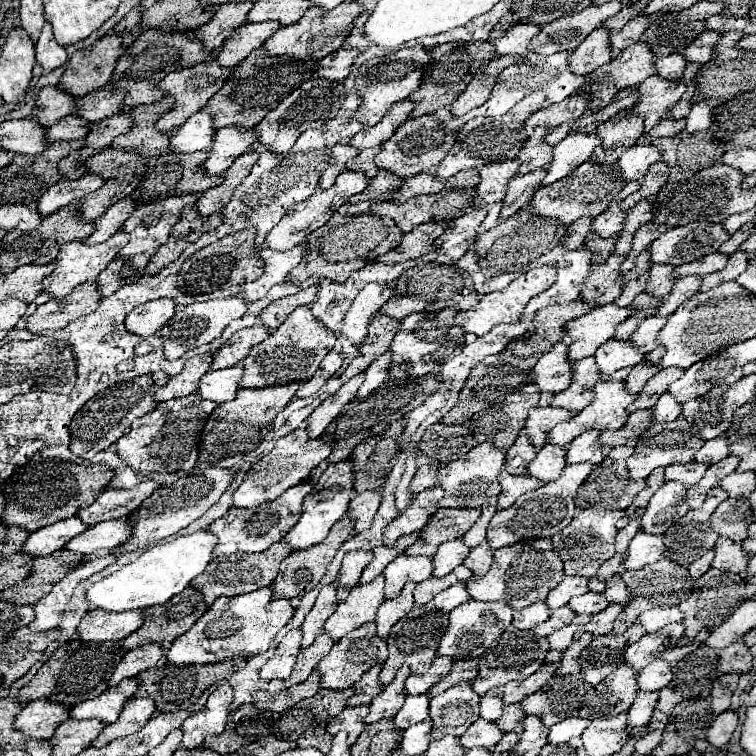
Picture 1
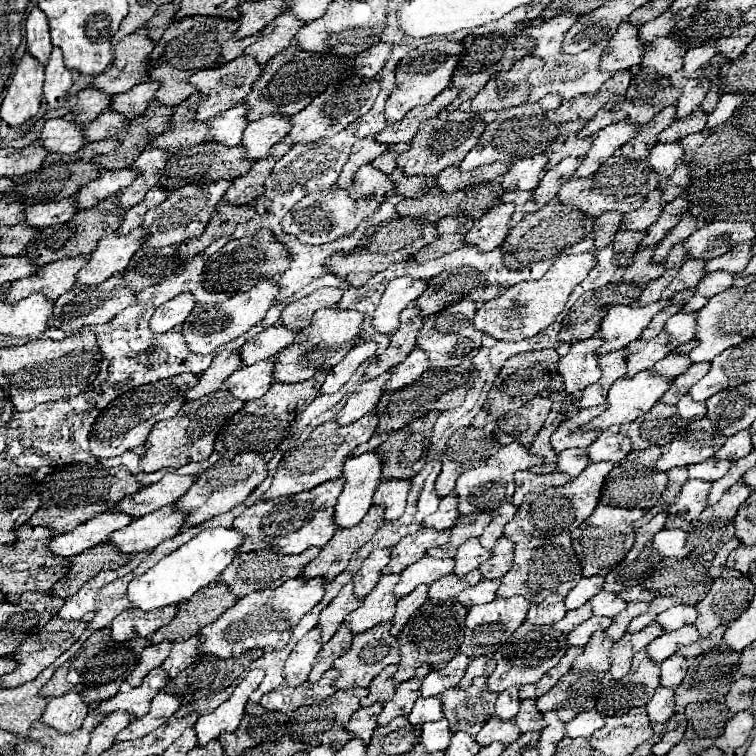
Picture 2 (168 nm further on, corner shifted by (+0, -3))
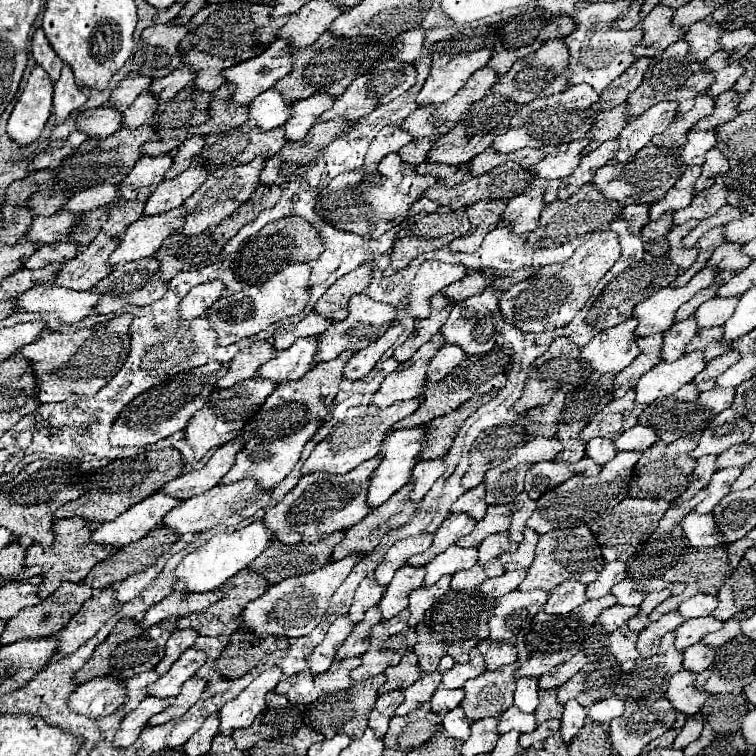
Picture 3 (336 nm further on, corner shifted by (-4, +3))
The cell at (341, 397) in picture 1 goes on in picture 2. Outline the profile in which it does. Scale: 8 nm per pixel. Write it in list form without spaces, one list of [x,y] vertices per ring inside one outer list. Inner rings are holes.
[[[389,372],[377,376],[375,380],[367,380],[361,382],[359,388],[347,396],[345,406],[337,412],[337,422],[339,424],[351,424],[355,420],[359,420],[363,414],[367,414],[369,410],[373,410],[373,406],[377,404],[377,398],[381,394],[381,386],[385,384],[385,380],[389,378]]]

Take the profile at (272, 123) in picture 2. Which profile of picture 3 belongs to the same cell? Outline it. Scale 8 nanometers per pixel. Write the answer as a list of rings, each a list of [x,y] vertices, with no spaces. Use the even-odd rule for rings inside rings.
[[[313,94],[311,98],[297,100],[293,106],[293,116],[285,124],[287,140],[301,140],[307,136],[307,132],[319,122],[319,116],[327,112],[335,102],[335,96],[329,94]]]

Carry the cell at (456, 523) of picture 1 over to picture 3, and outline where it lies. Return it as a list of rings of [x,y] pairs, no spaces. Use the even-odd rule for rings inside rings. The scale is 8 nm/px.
[[[489,506],[485,518],[477,522],[477,526],[471,534],[457,540],[457,546],[463,546],[463,548],[479,546],[489,534],[505,532],[509,528],[509,522],[511,522],[511,508],[509,506]]]

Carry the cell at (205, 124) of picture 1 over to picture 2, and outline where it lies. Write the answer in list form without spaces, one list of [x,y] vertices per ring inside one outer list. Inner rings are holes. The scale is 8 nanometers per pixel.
[[[237,104],[233,108],[221,112],[221,116],[207,120],[211,142],[225,144],[225,146],[237,146],[241,142],[243,128],[249,124],[249,120],[243,118],[245,112],[247,112],[245,106]]]

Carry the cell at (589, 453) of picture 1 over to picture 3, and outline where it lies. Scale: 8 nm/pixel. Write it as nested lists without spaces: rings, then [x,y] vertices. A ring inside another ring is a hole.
[[[633,426],[629,430],[625,430],[617,440],[615,440],[615,448],[617,450],[647,450],[649,446],[653,446],[659,440],[659,432],[655,432],[649,426]]]

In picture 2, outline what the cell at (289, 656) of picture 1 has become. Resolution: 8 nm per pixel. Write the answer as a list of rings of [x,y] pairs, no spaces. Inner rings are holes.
[[[317,628],[309,630],[293,648],[283,666],[283,678],[287,686],[301,686],[313,668],[313,660],[321,650],[321,632]]]

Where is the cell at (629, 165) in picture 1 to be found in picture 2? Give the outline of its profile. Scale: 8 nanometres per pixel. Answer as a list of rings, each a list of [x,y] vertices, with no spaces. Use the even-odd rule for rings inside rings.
[[[673,142],[673,144],[657,144],[649,150],[649,156],[647,156],[647,164],[651,166],[651,170],[655,170],[657,174],[661,174],[663,178],[665,176],[671,176],[673,170],[675,170],[675,164],[679,162],[683,154],[683,148]]]

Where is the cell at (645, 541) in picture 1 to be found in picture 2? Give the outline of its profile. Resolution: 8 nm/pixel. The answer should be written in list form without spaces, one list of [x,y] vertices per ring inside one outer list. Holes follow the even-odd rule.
[[[661,530],[651,538],[651,550],[659,556],[677,556],[685,550],[685,530]]]

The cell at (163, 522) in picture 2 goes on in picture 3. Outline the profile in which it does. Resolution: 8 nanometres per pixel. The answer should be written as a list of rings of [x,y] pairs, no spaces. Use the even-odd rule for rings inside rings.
[[[243,478],[239,482],[233,482],[233,484],[221,484],[221,486],[215,486],[199,496],[193,496],[189,500],[185,500],[181,506],[173,508],[163,524],[165,528],[171,528],[173,532],[177,532],[179,536],[183,534],[199,534],[199,532],[205,532],[213,526],[237,526],[239,522],[243,522],[245,518],[251,518],[255,516],[259,510],[267,508],[271,504],[273,496],[271,496],[271,488],[261,488],[259,482],[255,478]]]

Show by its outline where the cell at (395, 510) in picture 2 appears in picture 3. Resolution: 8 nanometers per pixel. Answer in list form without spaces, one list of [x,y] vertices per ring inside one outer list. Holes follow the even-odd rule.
[[[421,460],[411,474],[411,480],[415,482],[411,500],[419,502],[431,490],[431,486],[445,474],[445,470],[447,470],[445,460]]]

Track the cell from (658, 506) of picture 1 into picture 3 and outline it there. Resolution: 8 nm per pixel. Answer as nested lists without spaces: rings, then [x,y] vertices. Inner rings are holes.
[[[723,468],[723,470],[715,472],[713,478],[711,478],[711,482],[709,482],[709,486],[707,486],[709,498],[703,500],[695,510],[697,510],[699,514],[711,512],[711,510],[731,492],[731,490],[729,490],[729,488],[731,488],[731,482],[735,482],[735,480],[739,478],[741,470],[743,470],[743,468]]]

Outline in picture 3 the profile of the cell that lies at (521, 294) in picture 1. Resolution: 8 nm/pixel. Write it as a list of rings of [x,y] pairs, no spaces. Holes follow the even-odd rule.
[[[605,230],[593,234],[581,248],[575,250],[575,254],[569,260],[543,266],[531,278],[509,288],[501,296],[499,308],[505,320],[523,332],[551,332],[555,328],[567,326],[573,320],[573,316],[581,308],[585,308],[597,282],[607,274],[607,270],[611,270],[611,266],[619,258],[621,258],[621,246],[617,232]]]

